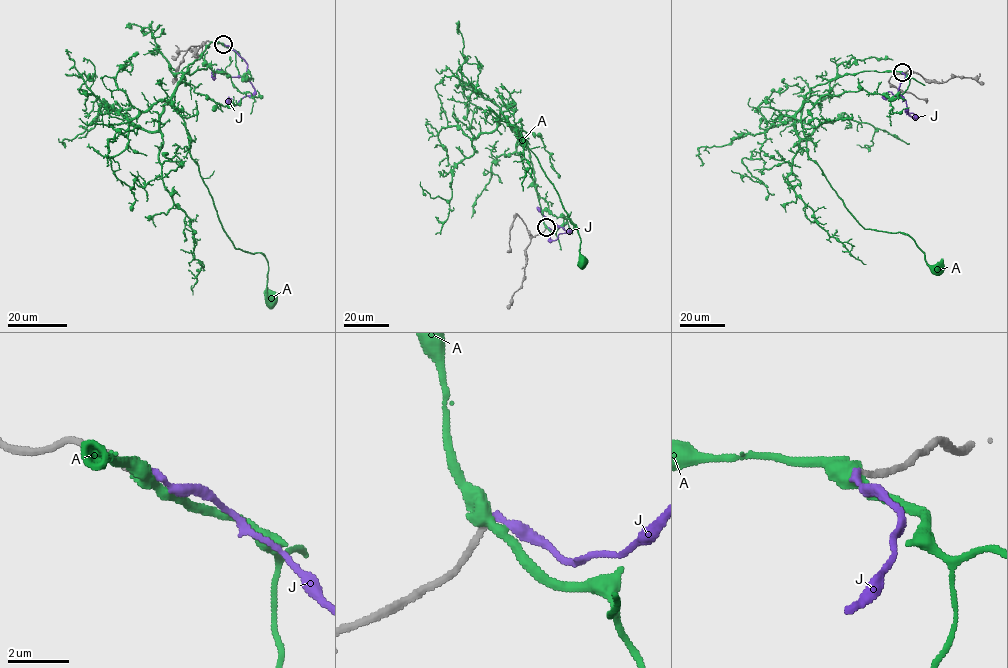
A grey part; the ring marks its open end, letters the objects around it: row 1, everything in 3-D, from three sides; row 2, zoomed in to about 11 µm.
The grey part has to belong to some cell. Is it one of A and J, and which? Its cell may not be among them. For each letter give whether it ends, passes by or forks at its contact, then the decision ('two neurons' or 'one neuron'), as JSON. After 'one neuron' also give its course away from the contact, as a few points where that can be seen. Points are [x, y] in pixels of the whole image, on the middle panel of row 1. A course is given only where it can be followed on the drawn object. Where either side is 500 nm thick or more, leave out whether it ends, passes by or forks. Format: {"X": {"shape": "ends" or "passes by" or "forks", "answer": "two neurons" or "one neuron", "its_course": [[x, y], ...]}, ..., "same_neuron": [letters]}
{"A": {"shape": "passes by", "answer": "two neurons"}, "J": {"shape": "ends", "answer": "one neuron", "its_course": [[546, 227], [556, 230], [564, 223], [563, 228], [570, 232], [560, 233], [551, 240], [552, 231]]}, "same_neuron": ["J"]}

